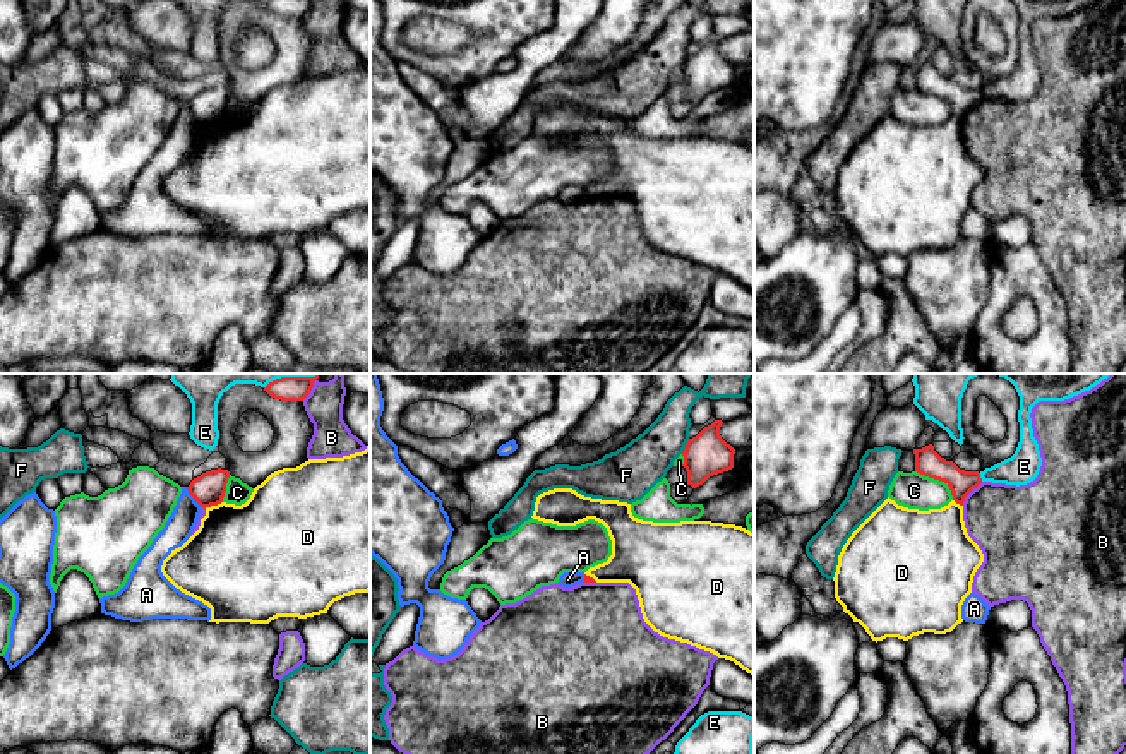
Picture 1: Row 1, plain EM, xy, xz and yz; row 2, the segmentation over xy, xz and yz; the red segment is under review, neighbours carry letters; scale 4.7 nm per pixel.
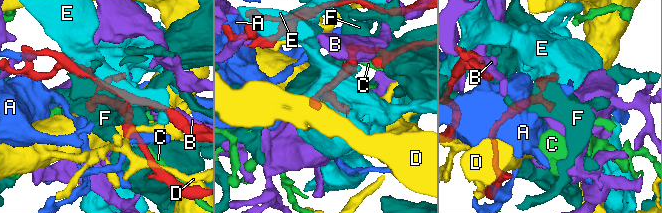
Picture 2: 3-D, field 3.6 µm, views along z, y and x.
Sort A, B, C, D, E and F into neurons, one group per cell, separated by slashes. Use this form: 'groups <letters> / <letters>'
groups A / B / C / D / E / F

